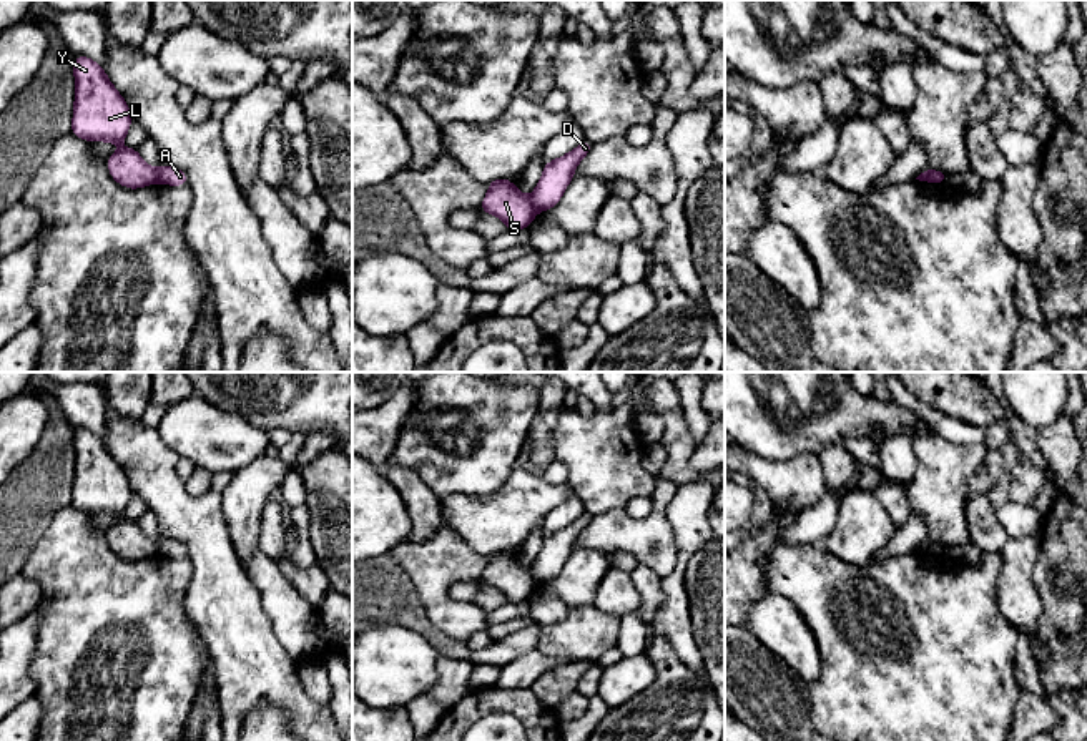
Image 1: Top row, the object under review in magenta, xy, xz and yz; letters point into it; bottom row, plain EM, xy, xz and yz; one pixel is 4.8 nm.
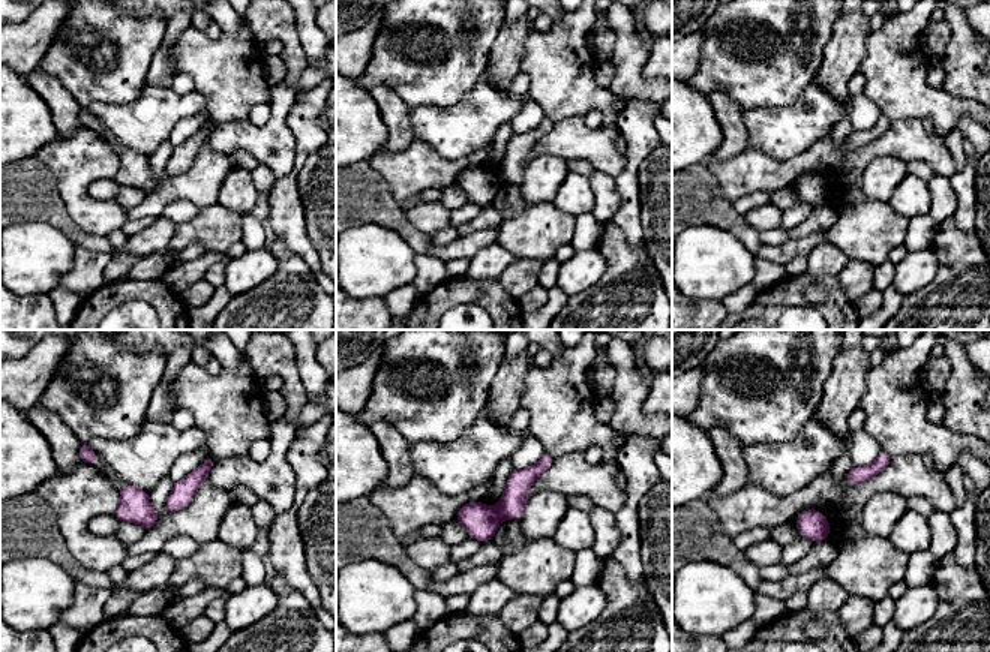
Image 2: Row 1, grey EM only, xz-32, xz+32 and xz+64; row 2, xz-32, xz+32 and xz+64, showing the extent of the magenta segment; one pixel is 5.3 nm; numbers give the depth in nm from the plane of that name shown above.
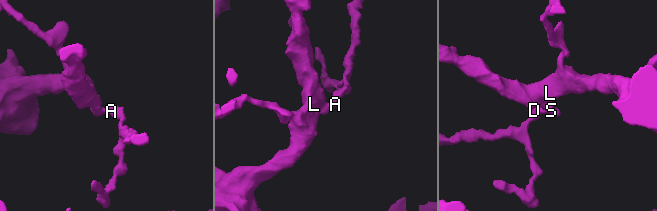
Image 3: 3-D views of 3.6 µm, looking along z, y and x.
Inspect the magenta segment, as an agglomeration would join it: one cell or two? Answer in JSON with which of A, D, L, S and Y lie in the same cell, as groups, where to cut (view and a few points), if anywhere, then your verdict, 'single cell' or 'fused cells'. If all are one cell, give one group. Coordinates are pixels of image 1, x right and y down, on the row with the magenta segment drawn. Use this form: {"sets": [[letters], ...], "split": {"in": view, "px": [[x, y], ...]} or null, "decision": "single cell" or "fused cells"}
{"sets": [["A", "D"], ["L", "S", "Y"]], "split": {"in": "xz", "px": [[527, 198], [536, 210]]}, "decision": "fused cells"}

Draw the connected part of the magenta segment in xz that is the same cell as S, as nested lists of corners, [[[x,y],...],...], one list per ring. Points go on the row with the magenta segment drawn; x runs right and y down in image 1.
[[[507,178],[489,183],[480,211],[500,218],[509,231],[527,229],[534,221],[537,209]]]

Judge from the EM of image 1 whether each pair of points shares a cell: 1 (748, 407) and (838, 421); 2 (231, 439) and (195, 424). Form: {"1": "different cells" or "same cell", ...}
{"1": "same cell", "2": "same cell"}

